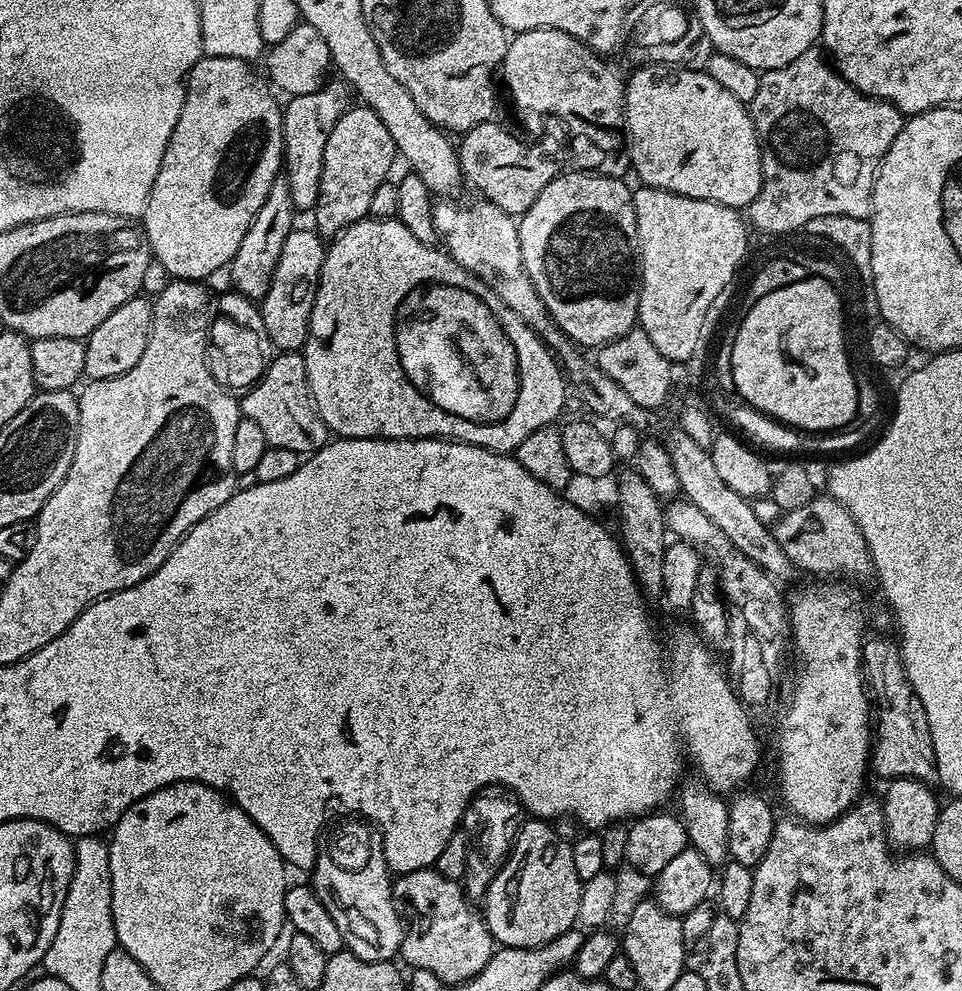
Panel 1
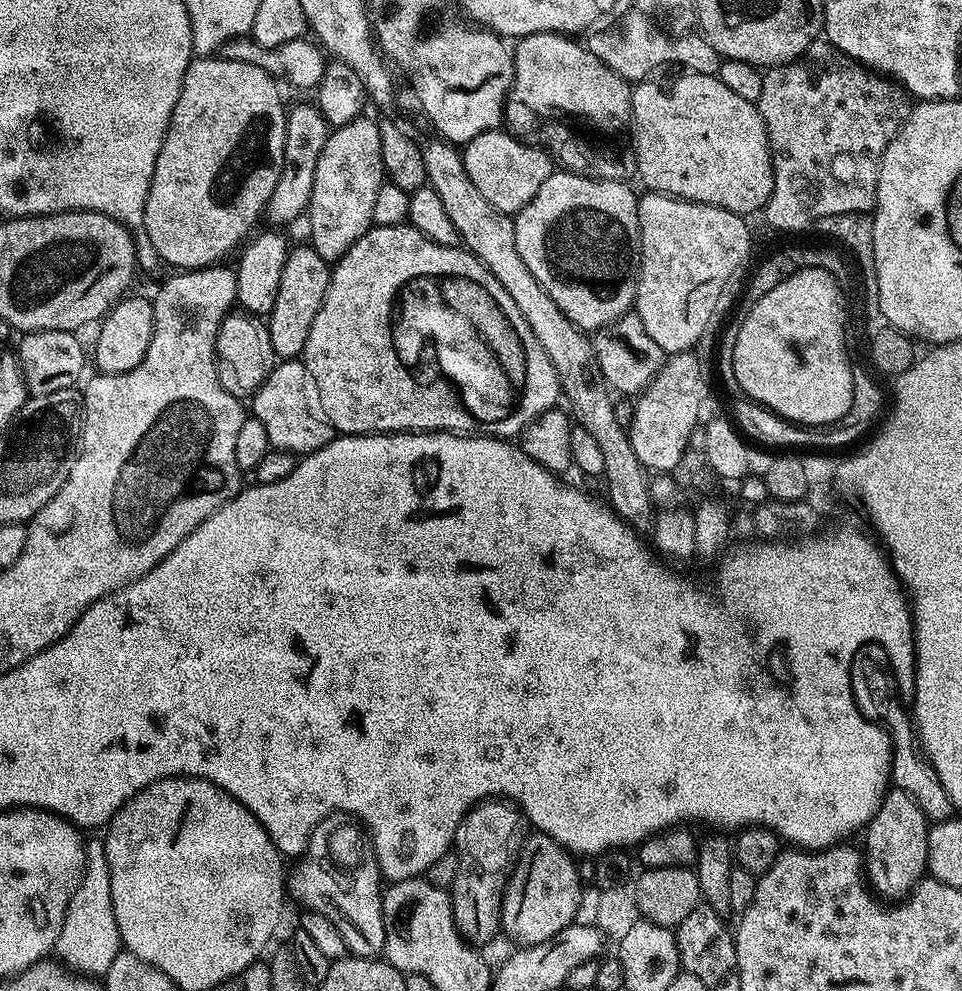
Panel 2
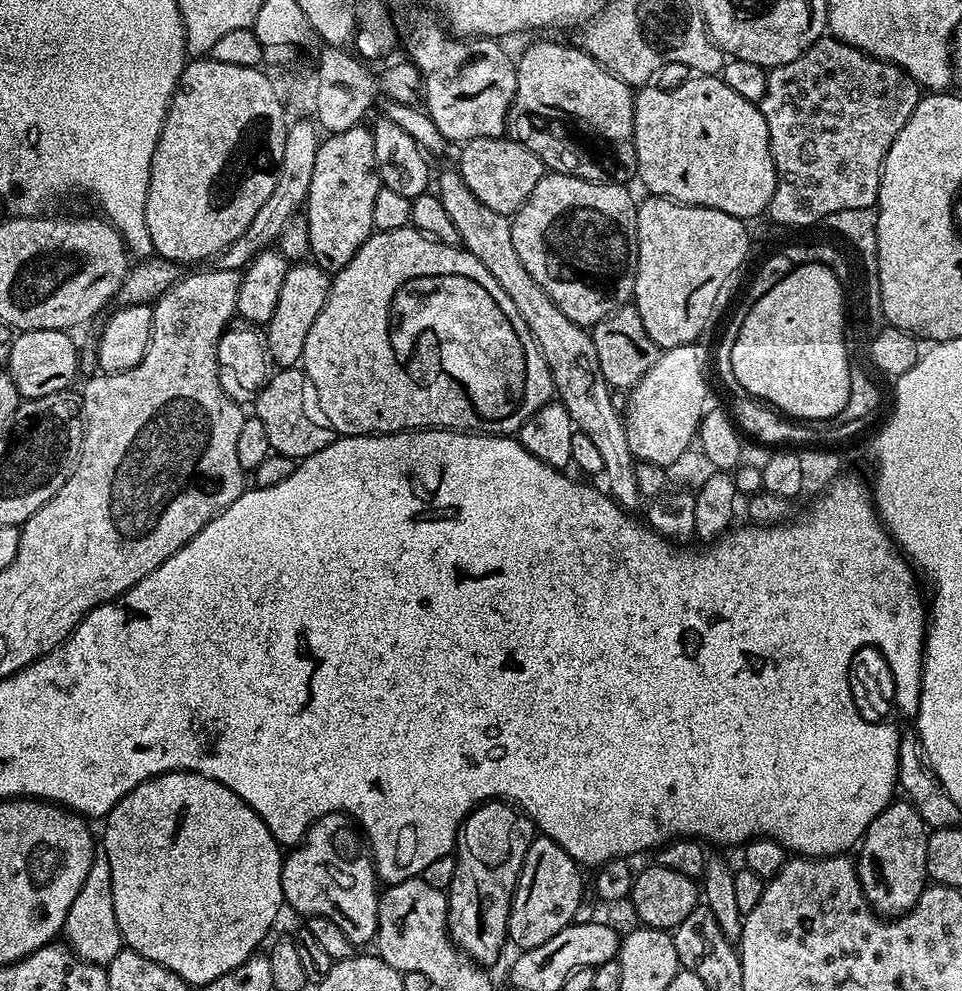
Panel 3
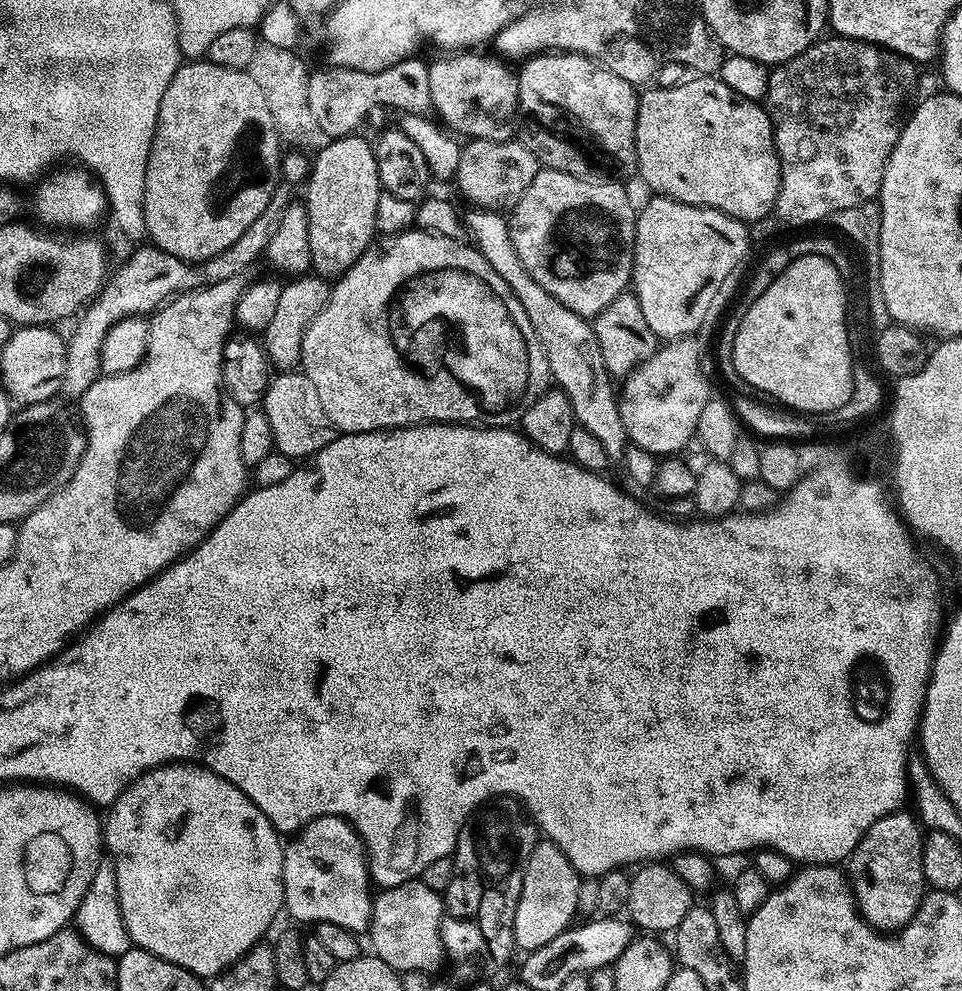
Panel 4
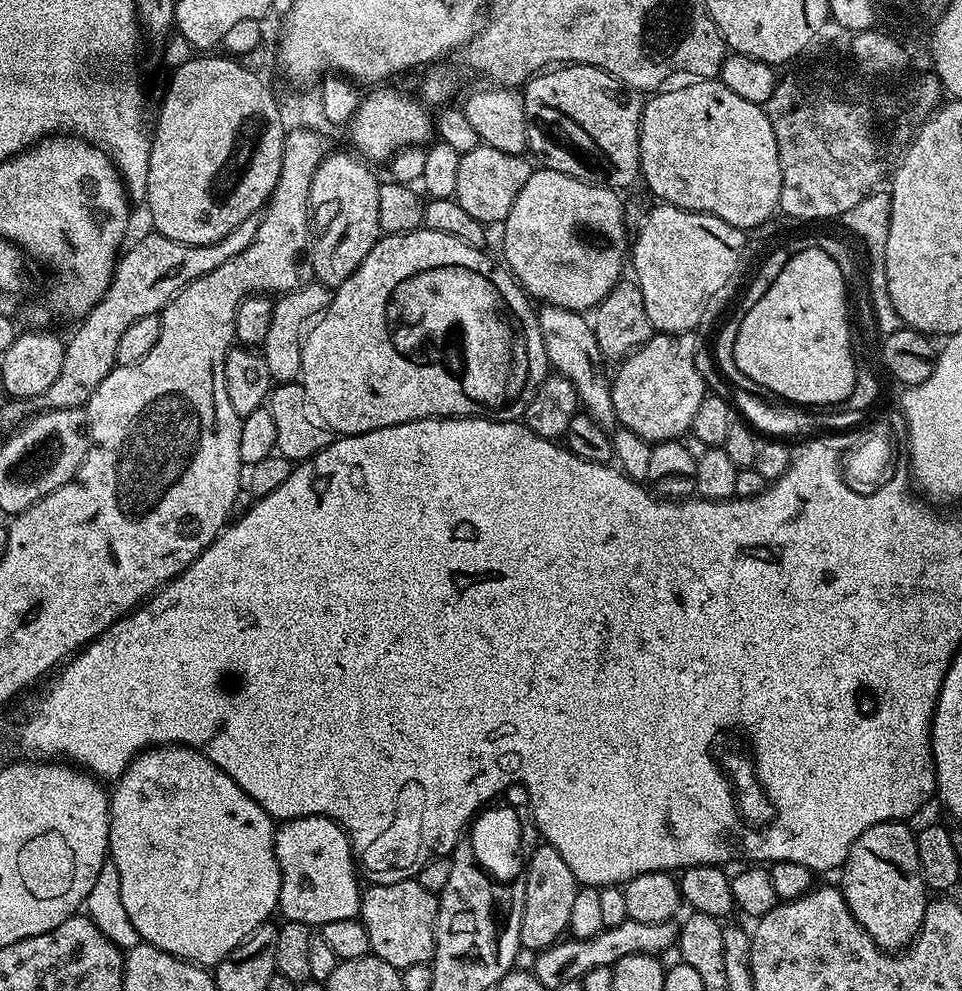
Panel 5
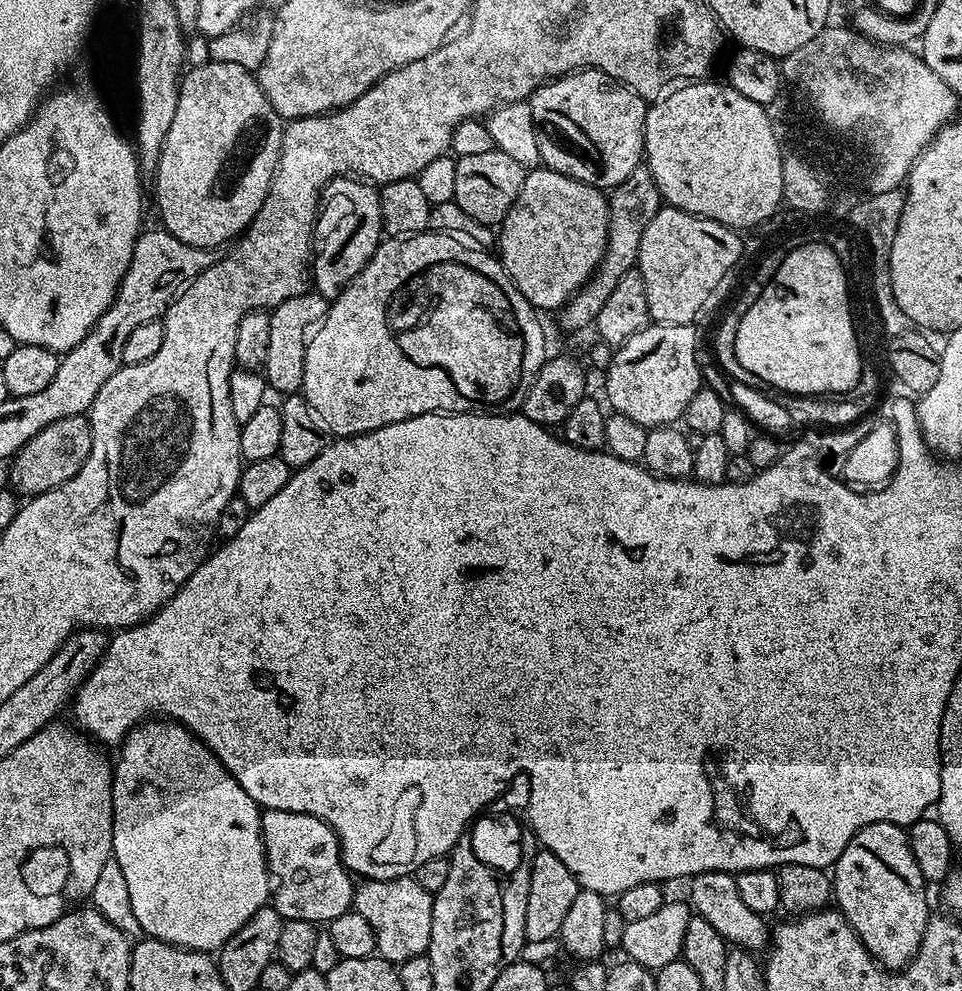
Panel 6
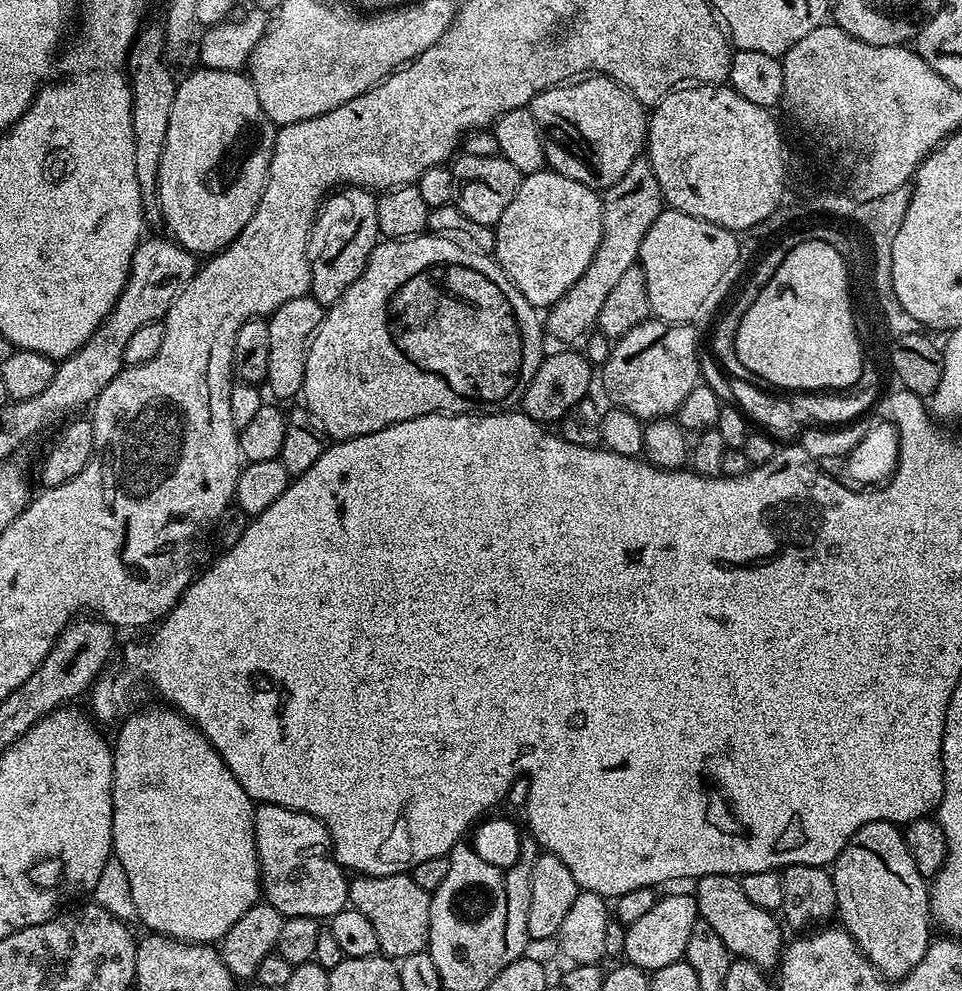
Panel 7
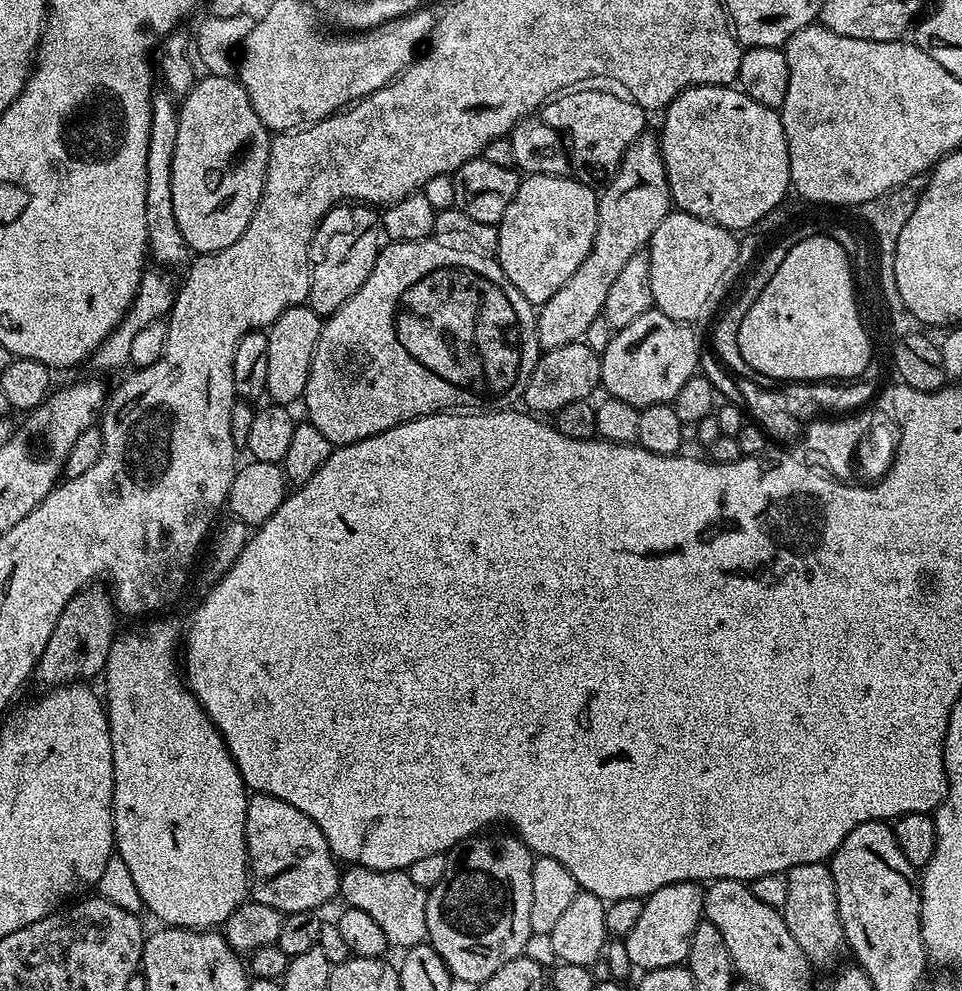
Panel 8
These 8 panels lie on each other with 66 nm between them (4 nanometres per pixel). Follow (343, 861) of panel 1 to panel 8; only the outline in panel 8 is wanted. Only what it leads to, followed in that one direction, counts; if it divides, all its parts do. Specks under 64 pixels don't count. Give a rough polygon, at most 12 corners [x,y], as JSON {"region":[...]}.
{"region":[[249,795],[251,899],[285,914],[337,899],[342,872],[315,822]]}

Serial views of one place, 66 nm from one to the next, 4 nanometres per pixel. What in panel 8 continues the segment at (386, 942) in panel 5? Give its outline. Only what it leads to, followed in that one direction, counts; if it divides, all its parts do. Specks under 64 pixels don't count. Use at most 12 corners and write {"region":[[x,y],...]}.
{"region":[[348,866],[339,895],[393,949],[425,943],[428,892],[407,871]]}

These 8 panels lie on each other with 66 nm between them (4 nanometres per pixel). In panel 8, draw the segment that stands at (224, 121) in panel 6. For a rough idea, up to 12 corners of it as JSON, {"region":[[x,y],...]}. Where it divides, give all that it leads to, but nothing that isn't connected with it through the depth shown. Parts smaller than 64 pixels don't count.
{"region":[[239,79],[179,101],[174,219],[193,253],[242,238],[272,136]]}

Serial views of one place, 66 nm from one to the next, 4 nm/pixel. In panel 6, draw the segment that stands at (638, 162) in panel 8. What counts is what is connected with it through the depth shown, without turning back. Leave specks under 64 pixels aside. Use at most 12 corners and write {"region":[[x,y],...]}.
{"region":[[645,165],[608,196],[608,249],[559,309],[566,331],[591,329],[661,206]]}

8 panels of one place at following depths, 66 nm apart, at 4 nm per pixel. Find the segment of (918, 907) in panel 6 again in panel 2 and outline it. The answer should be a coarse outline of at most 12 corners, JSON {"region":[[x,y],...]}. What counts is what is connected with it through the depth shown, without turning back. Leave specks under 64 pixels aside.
{"region":[[889,787],[862,843],[867,879],[903,898],[928,867],[930,821]]}

